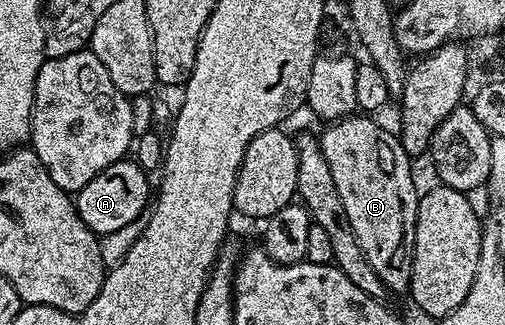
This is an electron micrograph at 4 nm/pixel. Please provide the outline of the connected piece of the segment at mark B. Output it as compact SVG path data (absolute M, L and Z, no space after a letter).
M349 115L331 122L324 134L319 134L321 153L329 164L330 174L338 191L338 198L345 208L350 227L357 237L357 245L362 249L367 263L374 269L387 292L409 292L412 283L412 248L416 234L416 212L420 206L420 197L416 193L416 181L412 178L413 158L402 147L399 136L392 133L368 115Z

